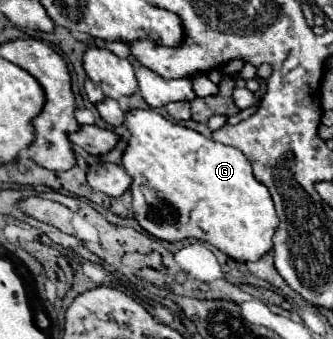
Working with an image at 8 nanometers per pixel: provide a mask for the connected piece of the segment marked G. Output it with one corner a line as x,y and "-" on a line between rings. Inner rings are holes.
129,109
125,111
125,125
129,129
127,149
123,151
123,169
131,175
133,211
139,225
153,237
165,241
183,241
189,237
207,241
235,261
257,261
273,249
273,229
277,229
277,213
273,199
265,185
261,185
253,173
247,157
235,149
165,119
153,109

